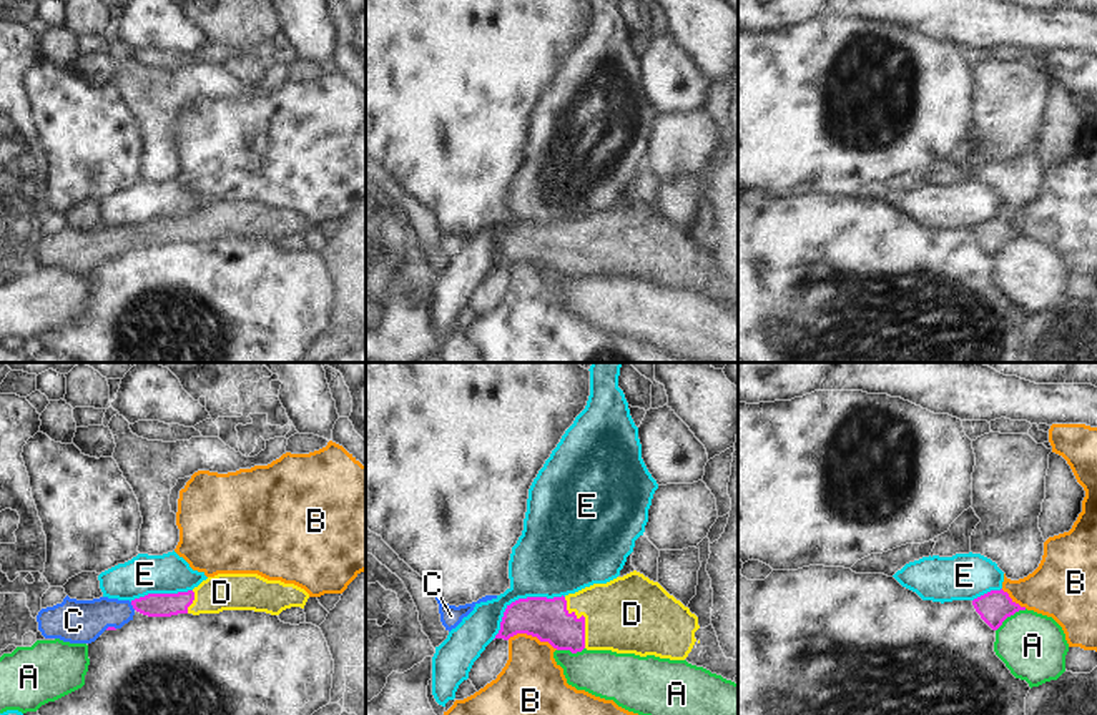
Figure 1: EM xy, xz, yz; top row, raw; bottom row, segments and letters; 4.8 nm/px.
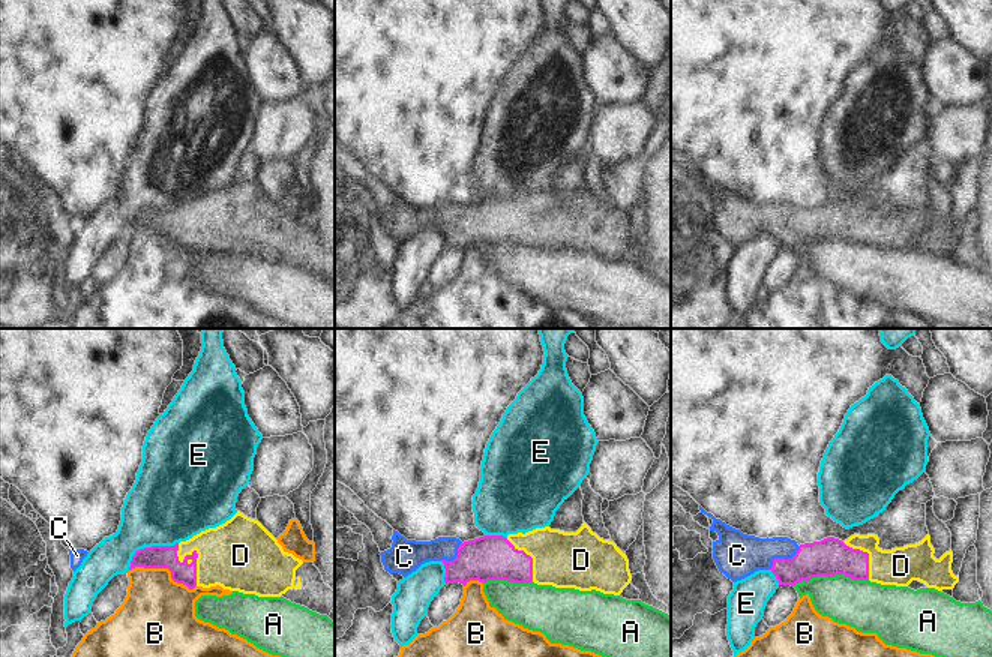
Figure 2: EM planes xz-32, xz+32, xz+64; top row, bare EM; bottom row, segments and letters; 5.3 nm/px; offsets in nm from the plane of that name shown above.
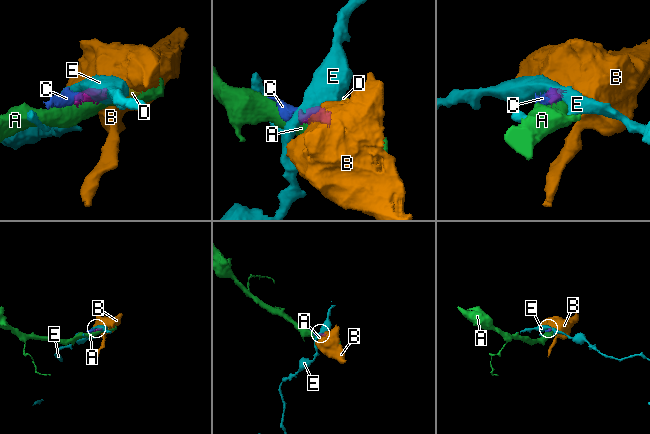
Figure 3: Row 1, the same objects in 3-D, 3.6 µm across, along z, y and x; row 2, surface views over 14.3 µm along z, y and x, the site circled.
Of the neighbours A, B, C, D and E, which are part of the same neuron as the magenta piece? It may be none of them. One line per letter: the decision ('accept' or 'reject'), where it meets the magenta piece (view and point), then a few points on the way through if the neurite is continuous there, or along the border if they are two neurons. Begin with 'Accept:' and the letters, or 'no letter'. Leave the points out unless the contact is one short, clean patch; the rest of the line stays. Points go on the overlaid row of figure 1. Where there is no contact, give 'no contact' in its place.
Accept: C, D
A: reject | yz (1009, 616)
B: reject | xz (532, 636) | along xz (507, 639), (517, 634), (531, 634), (557, 649)
C: accept | xy (132, 604) | across xy (153, 604), (132, 604), (120, 612), (83, 621)
D: accept | xz (584, 619) | across xz (547, 619), (584, 619), (632, 614)
E: reject | xz (519, 599)

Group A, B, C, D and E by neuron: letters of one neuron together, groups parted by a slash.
A / B / C D / E

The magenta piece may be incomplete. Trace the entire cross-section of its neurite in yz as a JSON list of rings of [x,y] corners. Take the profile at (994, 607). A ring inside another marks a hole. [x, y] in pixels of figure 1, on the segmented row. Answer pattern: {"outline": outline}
{"outline": [[[991,590],[977,599],[972,600],[972,605],[976,612],[981,615],[981,619],[992,629],[997,630],[1002,622],[1014,615],[1019,610],[1026,610],[1026,607],[1021,607],[1016,604],[1007,592],[1001,590]]]}

